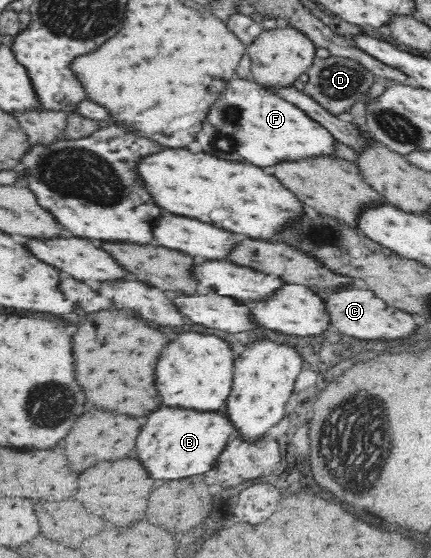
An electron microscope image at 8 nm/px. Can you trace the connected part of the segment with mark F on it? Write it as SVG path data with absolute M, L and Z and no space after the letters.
M239 77L212 104L197 135L206 153L212 153L220 159L242 161L260 167L272 167L284 161L302 161L322 155L332 157L336 155L338 145L330 130L308 117L300 106L258 85L254 79L242 81Z

